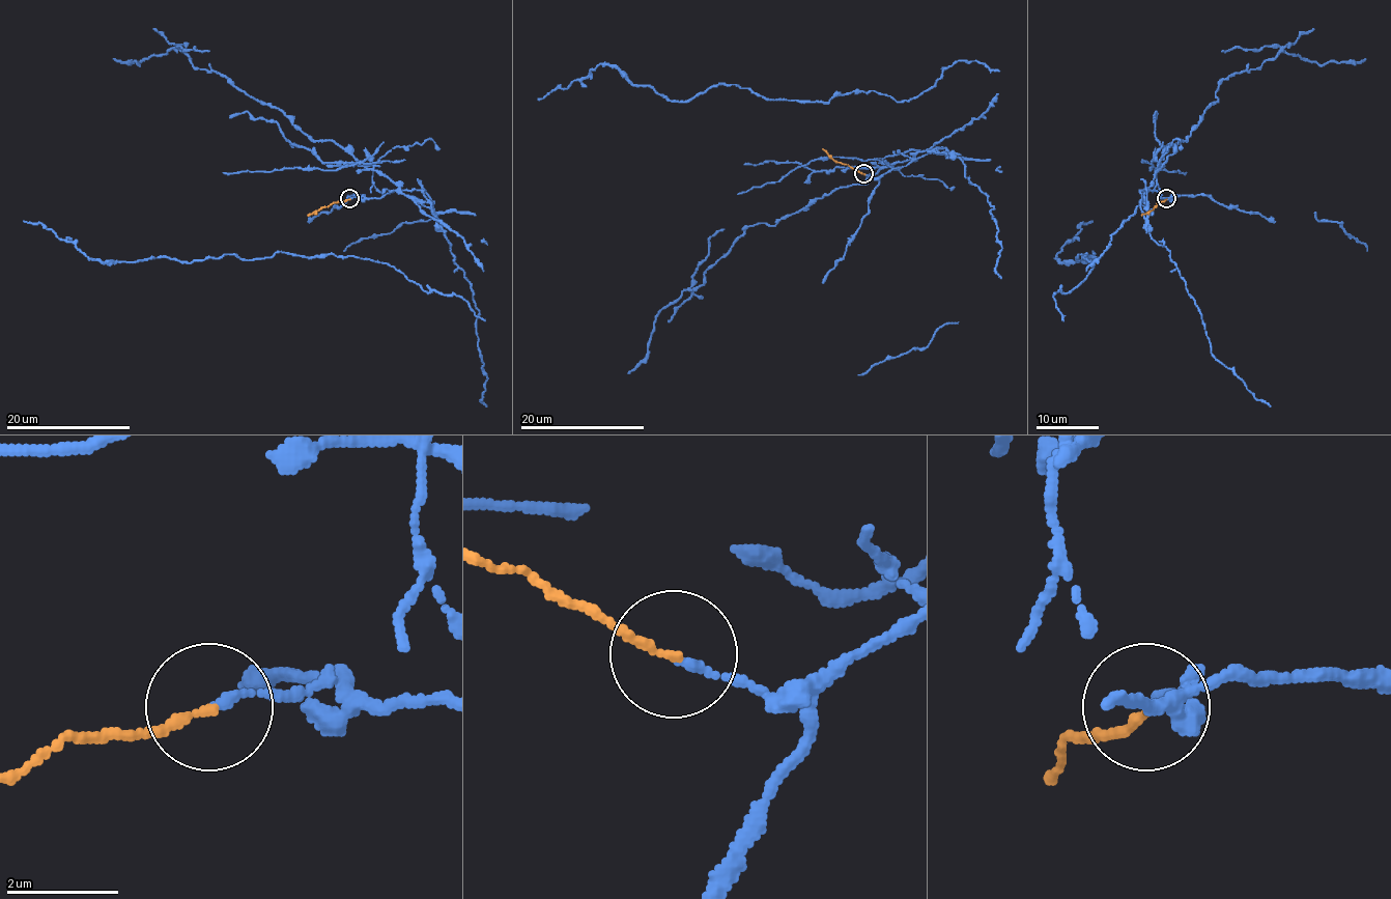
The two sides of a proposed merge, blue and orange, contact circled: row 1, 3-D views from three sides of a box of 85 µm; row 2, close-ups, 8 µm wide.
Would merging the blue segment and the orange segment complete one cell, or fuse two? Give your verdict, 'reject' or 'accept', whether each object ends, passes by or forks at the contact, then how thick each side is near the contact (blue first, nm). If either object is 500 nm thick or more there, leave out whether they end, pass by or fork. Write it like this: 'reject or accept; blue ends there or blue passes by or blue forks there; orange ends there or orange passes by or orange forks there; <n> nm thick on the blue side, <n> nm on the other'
reject; blue ends there; orange ends there; 140 nm thick on the blue side, 150 nm on the other

